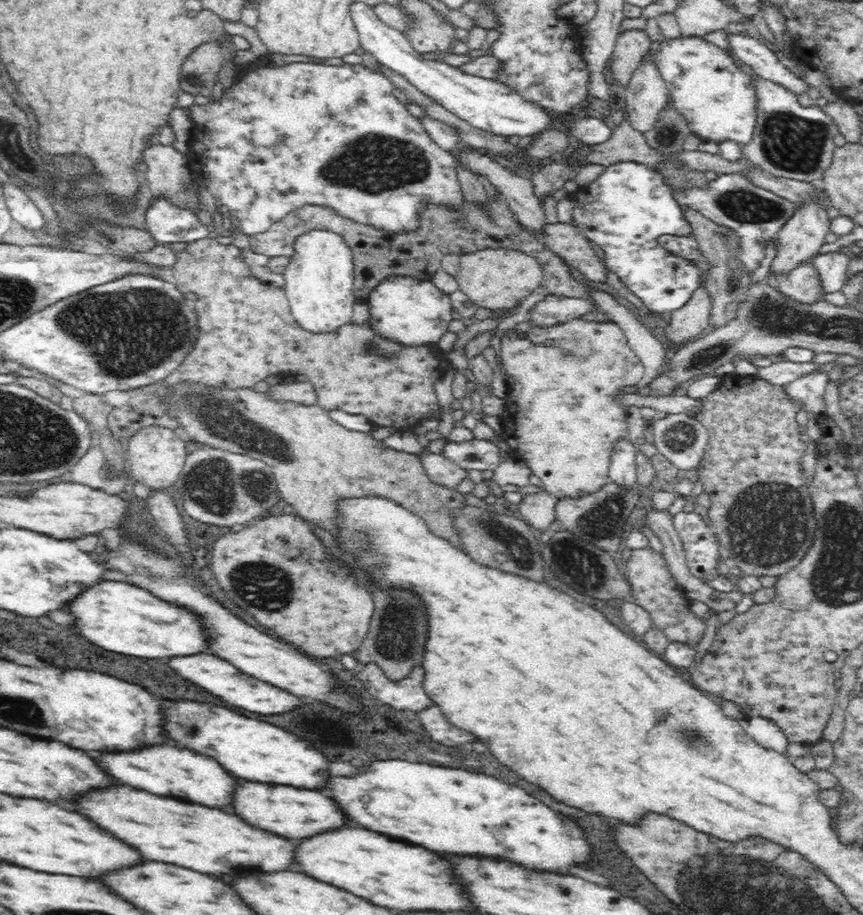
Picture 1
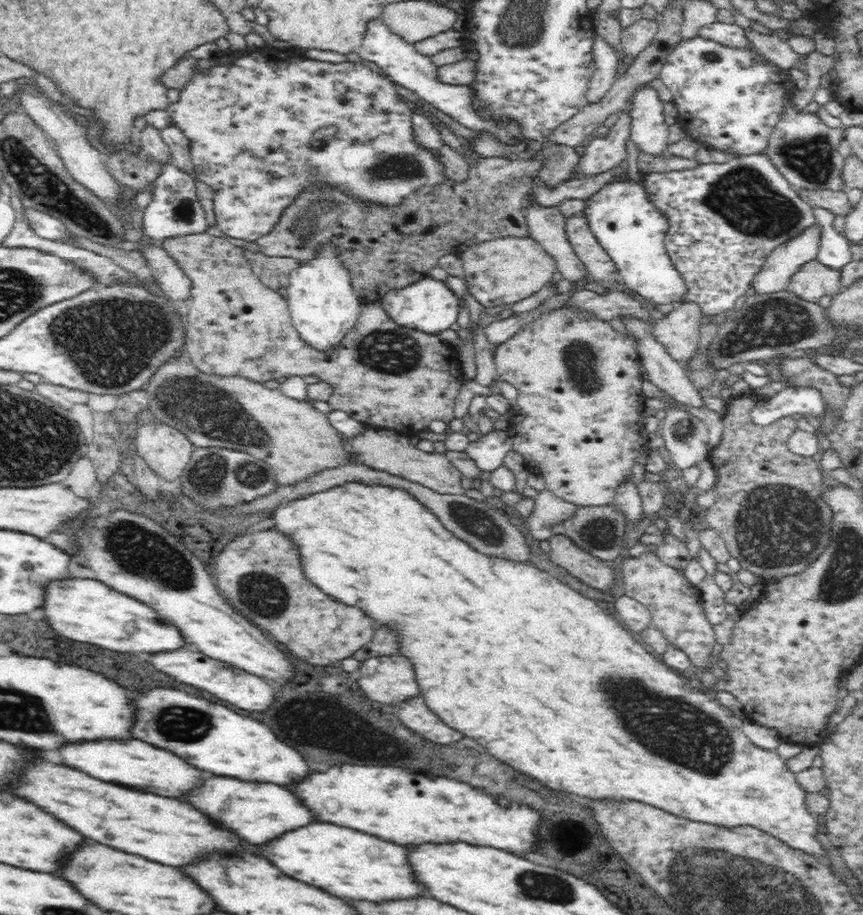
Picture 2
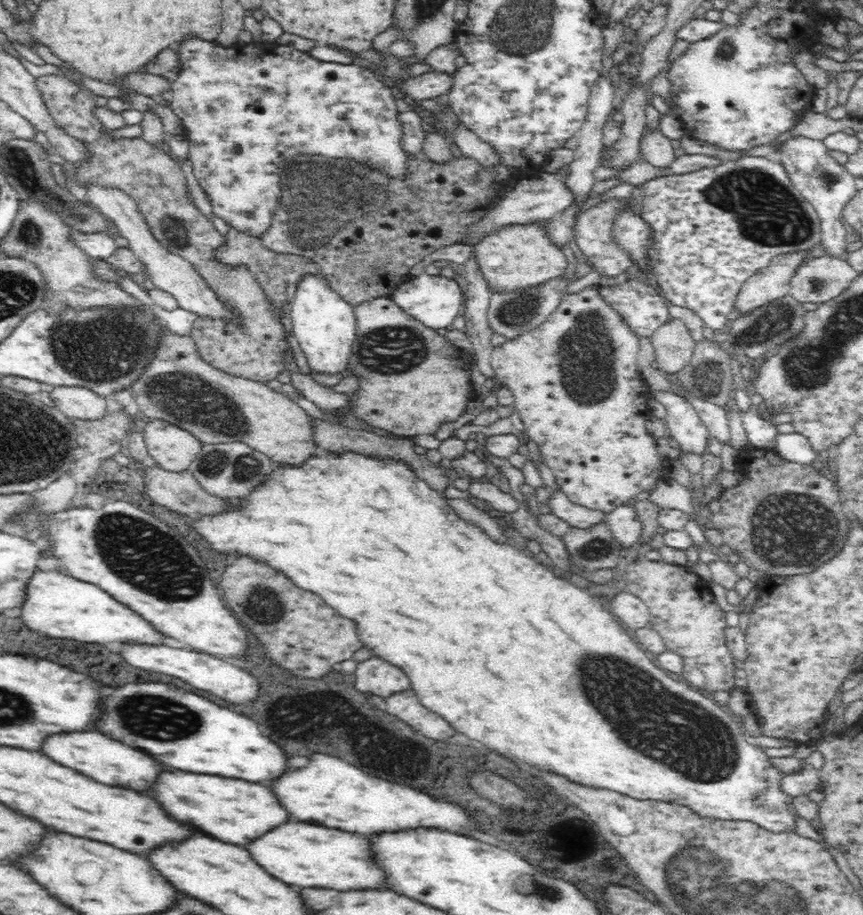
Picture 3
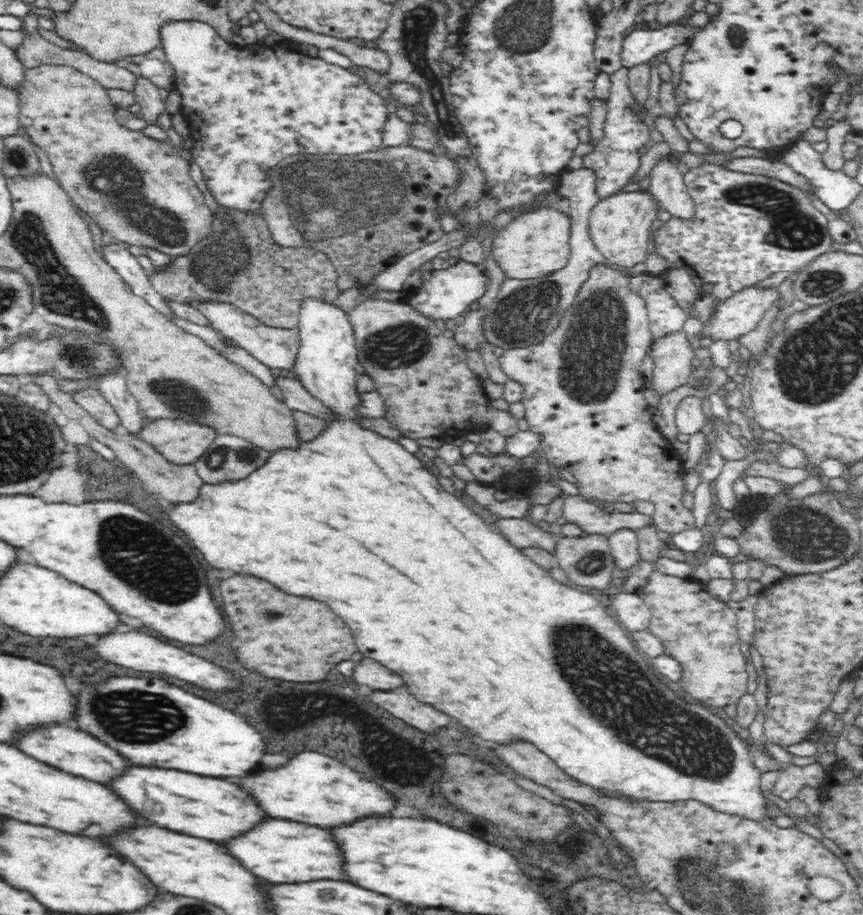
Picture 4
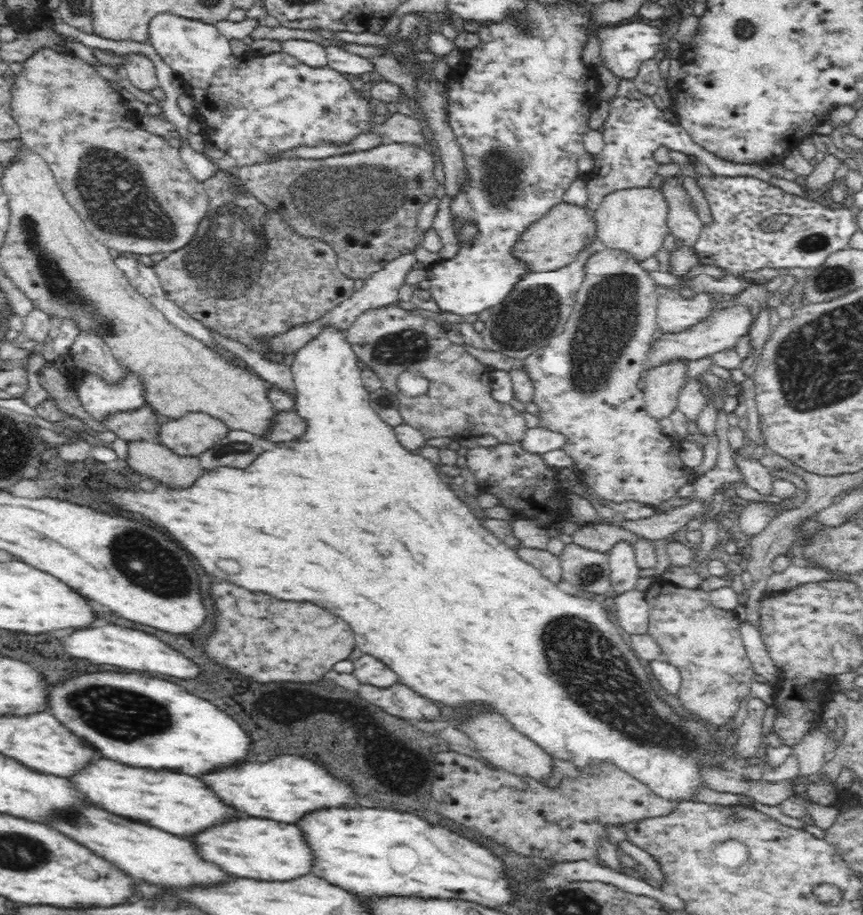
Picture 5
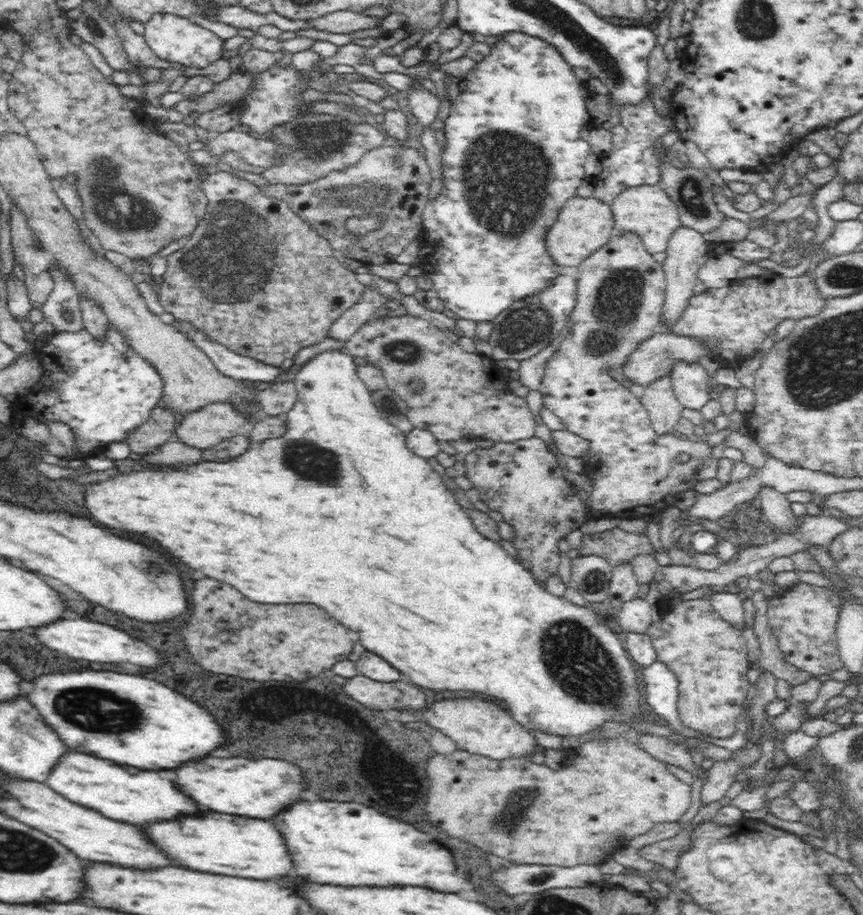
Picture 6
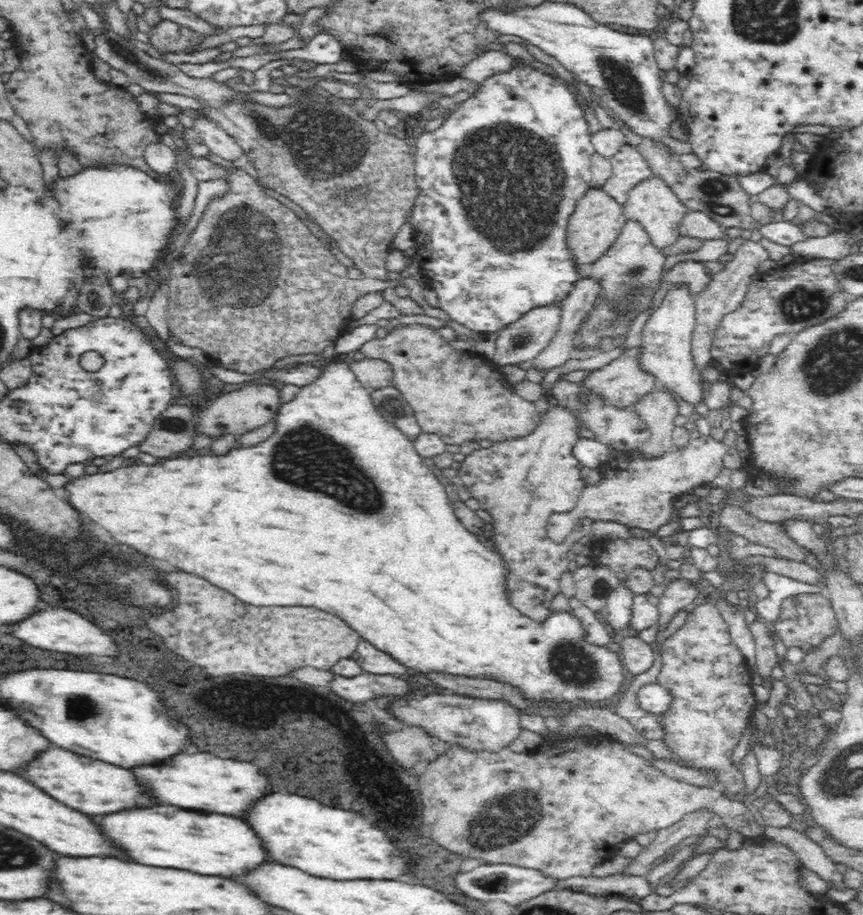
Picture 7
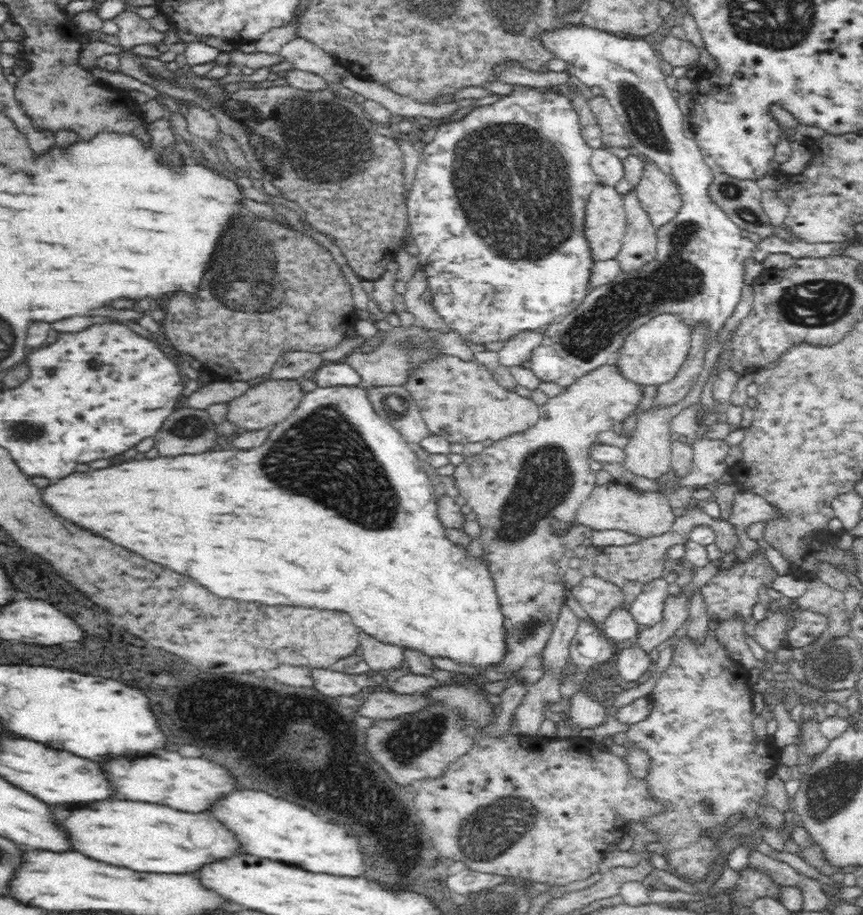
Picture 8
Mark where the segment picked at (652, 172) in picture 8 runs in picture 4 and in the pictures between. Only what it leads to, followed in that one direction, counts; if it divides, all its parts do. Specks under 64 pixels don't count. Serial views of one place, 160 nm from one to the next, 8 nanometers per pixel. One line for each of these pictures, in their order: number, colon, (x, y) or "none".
4: (622, 224)
5: (635, 219)
6: (647, 210)
7: (652, 202)

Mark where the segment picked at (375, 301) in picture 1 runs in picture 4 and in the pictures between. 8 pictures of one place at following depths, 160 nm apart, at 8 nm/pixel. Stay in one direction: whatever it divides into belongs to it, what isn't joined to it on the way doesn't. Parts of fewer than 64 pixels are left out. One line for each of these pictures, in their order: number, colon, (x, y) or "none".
2: (428, 305)
3: (435, 300)
4: (448, 294)

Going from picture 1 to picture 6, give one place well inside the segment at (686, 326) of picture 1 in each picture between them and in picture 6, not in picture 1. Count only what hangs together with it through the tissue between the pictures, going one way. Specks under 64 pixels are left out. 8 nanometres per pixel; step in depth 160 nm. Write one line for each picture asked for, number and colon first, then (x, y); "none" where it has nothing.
2: (678, 332)
3: (673, 345)
4: (673, 357)
5: (662, 385)
6: (664, 408)

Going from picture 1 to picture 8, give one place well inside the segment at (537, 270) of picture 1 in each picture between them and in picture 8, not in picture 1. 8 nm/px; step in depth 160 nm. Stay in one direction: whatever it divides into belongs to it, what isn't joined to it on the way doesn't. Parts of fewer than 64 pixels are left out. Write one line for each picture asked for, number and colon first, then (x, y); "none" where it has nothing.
2: (499, 272)
3: (520, 255)
4: (533, 245)
5: (556, 241)
6: (584, 225)
7: (598, 219)
8: (606, 223)

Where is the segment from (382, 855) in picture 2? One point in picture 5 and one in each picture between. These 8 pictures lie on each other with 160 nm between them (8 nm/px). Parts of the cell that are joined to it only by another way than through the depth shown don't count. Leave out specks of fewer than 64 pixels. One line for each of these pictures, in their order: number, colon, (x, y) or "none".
3: (298, 854)
4: (280, 851)
5: (247, 847)

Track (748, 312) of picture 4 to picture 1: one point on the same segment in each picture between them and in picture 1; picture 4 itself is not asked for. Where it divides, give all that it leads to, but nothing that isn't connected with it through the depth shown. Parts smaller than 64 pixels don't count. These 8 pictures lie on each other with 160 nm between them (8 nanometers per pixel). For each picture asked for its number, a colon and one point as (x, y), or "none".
1: (803, 236)
2: (782, 263)
3: (771, 283)

